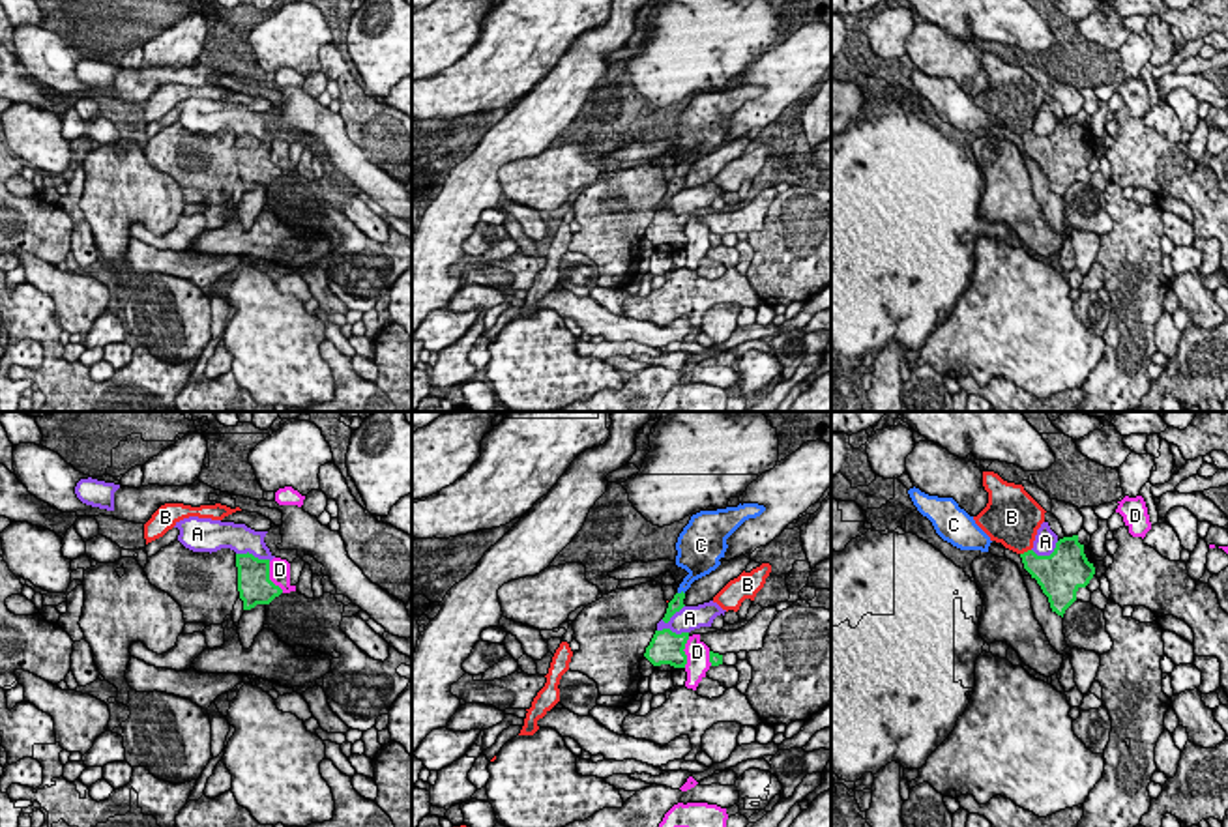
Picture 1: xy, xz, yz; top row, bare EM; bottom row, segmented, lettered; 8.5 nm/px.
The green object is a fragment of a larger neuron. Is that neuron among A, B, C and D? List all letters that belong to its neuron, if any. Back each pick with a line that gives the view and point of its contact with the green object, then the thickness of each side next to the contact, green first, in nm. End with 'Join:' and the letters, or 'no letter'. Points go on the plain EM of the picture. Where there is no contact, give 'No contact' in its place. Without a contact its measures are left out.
C: Touches green at xz (682, 173). Thickness 120 nm (green) against 190 nm
Join: C

